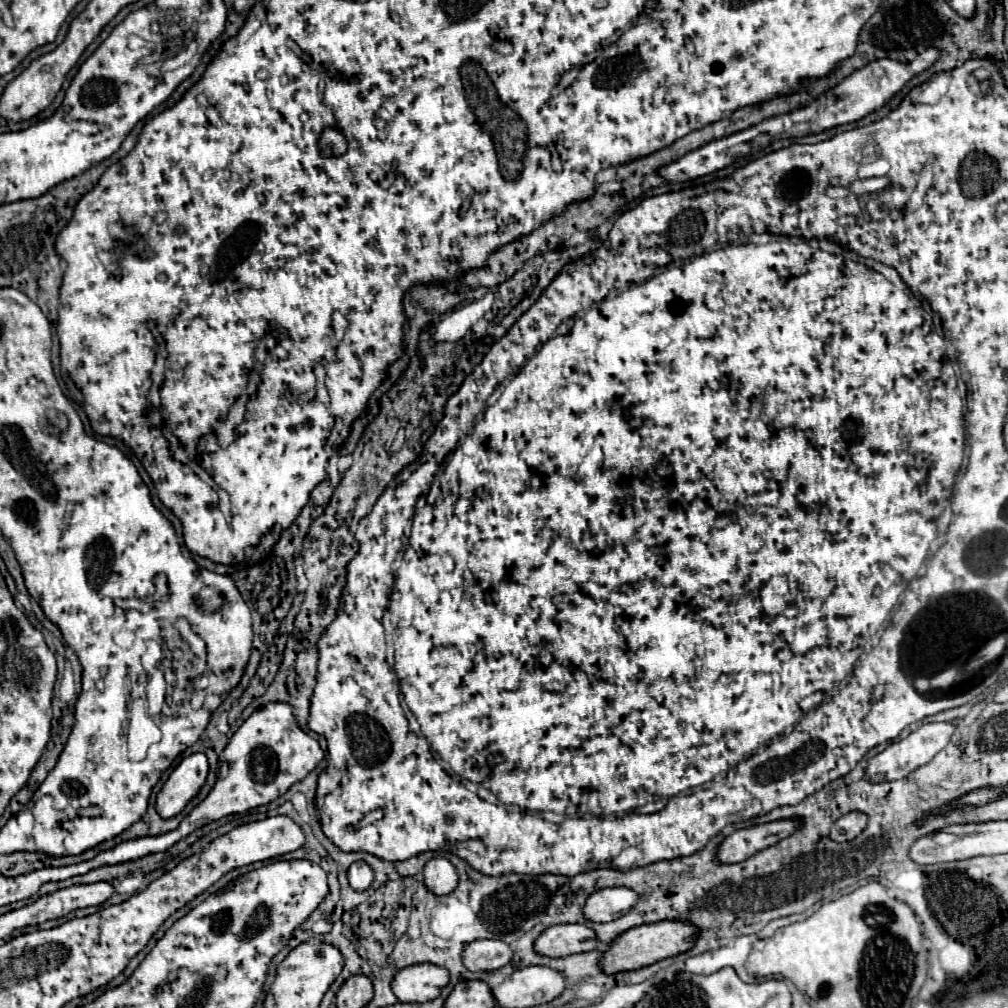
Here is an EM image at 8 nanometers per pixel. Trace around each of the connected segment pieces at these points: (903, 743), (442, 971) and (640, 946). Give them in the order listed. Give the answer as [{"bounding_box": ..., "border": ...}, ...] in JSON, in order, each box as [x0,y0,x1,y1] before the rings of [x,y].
[{"bounding_box":[867,722,955,780],"border":[[[931,722],[931,724],[919,726],[907,738],[889,744],[881,754],[877,754],[875,758],[871,758],[869,766],[867,766],[867,778],[875,778],[875,776],[881,778],[881,780],[899,780],[899,778],[905,778],[907,774],[911,774],[919,766],[927,764],[939,750],[943,750],[947,746],[947,742],[951,740],[953,732],[955,732],[955,724],[953,722]]]},{"bounding_box":[391,964,447,1002],"border":[[[413,964],[399,970],[391,986],[399,1002],[427,1002],[435,1000],[447,984],[447,968],[435,964]]]},{"bounding_box":[601,920,699,974],"border":[[[661,920],[661,922],[653,922],[653,924],[635,926],[635,928],[627,930],[625,934],[621,934],[619,938],[613,940],[611,948],[605,952],[605,956],[601,960],[601,966],[607,974],[651,966],[663,958],[687,952],[695,944],[697,932],[699,930],[693,924],[679,922],[679,920]]]}]

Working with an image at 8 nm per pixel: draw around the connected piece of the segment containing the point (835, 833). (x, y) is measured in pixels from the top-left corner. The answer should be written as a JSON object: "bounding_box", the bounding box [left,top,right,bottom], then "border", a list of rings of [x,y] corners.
{"bounding_box":[831,812,867,842],"border":[[[849,812],[845,816],[841,816],[833,828],[831,828],[831,838],[835,842],[847,842],[857,838],[867,826],[867,814],[863,812]]]}

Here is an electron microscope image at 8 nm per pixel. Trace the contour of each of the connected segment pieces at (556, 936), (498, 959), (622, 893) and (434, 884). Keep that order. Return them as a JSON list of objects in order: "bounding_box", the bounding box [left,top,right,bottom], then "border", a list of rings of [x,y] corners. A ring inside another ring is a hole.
[{"bounding_box":[535,924,597,958],"border":[[[557,924],[547,928],[535,940],[535,950],[551,958],[589,952],[595,948],[597,948],[597,936],[585,924]]]},{"bounding_box":[463,940,513,972],"border":[[[475,940],[467,944],[463,952],[463,962],[471,972],[489,972],[499,970],[509,964],[513,950],[503,940]]]},{"bounding_box":[585,888,639,922],"border":[[[603,888],[593,892],[585,904],[585,918],[593,922],[611,922],[627,914],[639,900],[639,894],[631,888]]]},{"bounding_box":[423,858,457,894],"border":[[[433,858],[423,868],[423,882],[433,894],[449,894],[457,886],[457,872],[447,858]]]}]

